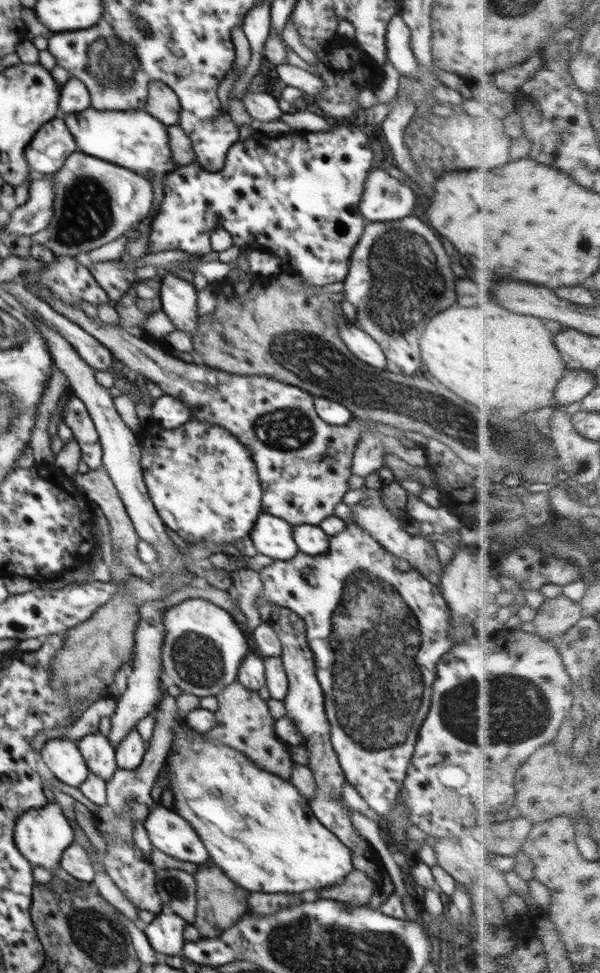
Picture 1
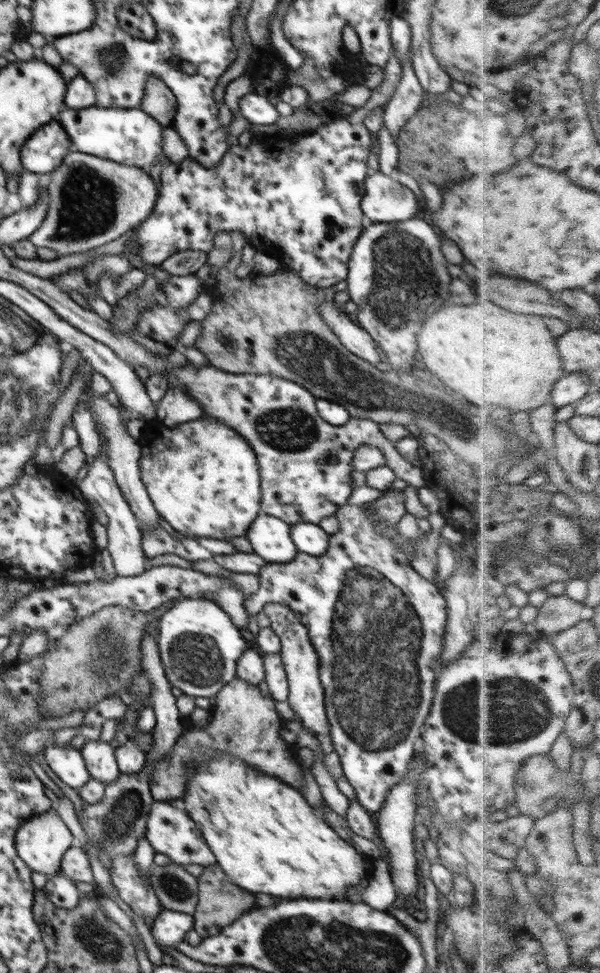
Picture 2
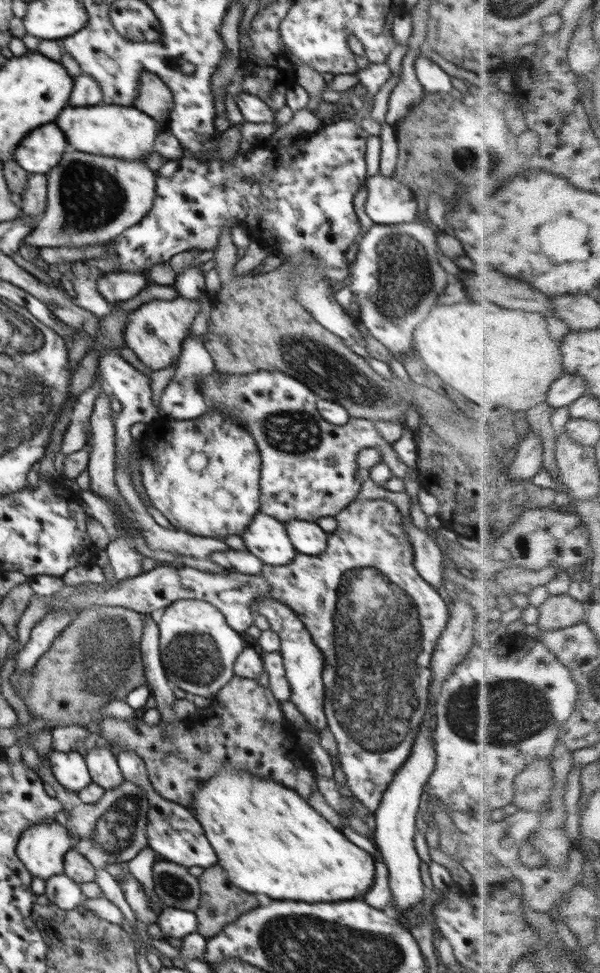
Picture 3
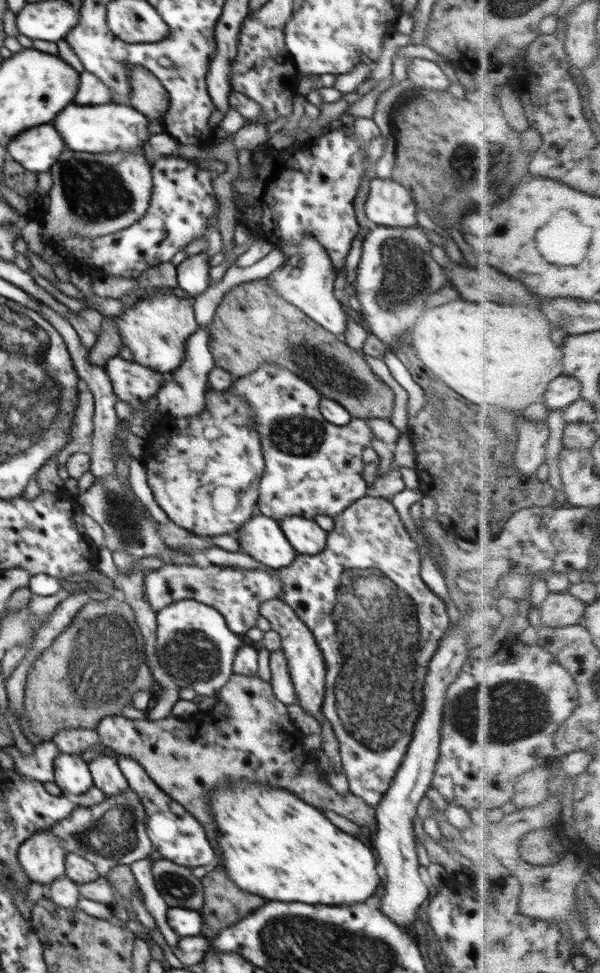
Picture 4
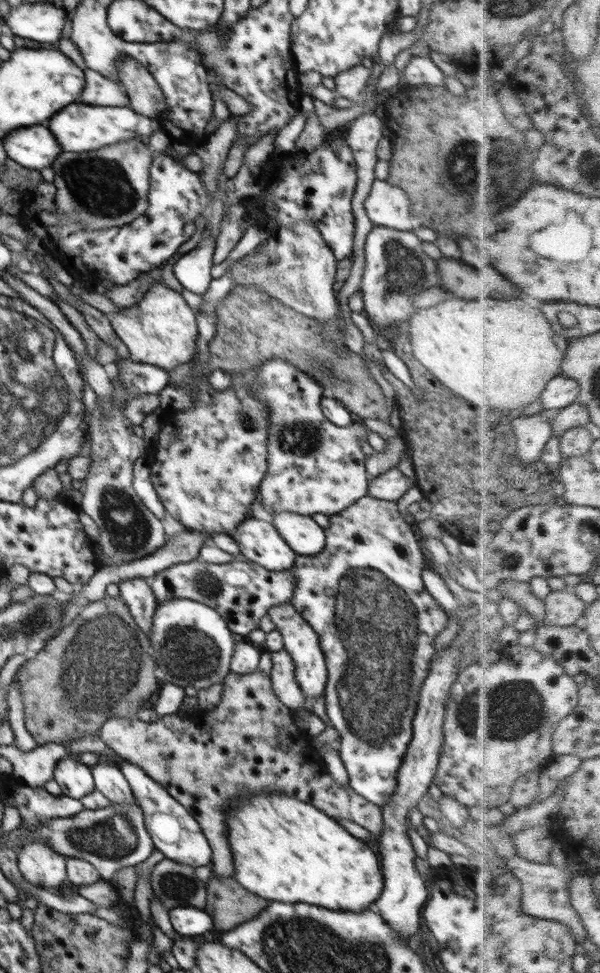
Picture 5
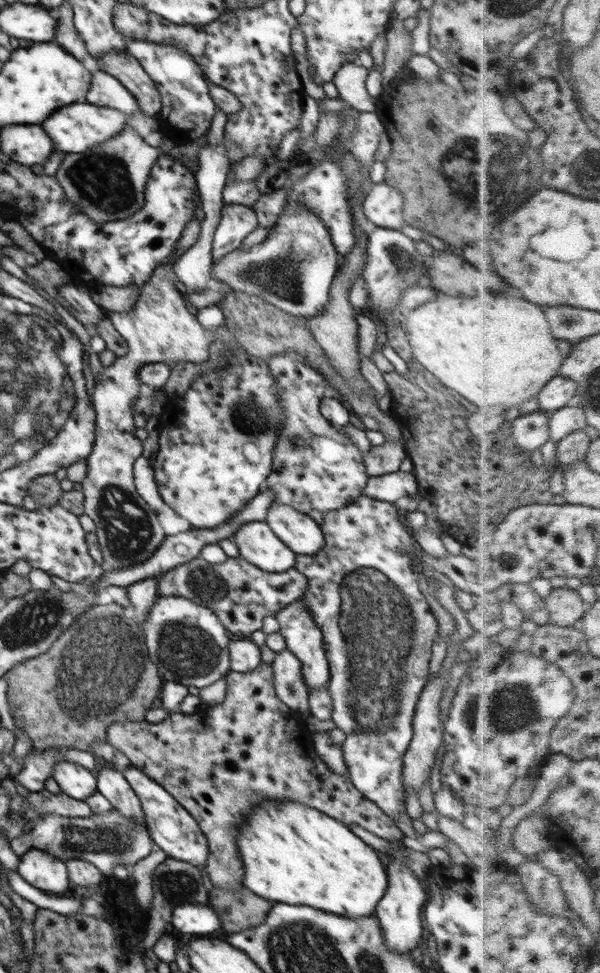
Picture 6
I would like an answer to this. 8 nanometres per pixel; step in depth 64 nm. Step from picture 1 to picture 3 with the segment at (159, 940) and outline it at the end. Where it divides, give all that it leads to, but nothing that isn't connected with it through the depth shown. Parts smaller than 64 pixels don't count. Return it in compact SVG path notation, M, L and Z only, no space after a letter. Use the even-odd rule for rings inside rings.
M163 906L162 913L156 923L162 932L162 938L166 941L168 938L183 939L198 930L198 918L194 912L172 907Z

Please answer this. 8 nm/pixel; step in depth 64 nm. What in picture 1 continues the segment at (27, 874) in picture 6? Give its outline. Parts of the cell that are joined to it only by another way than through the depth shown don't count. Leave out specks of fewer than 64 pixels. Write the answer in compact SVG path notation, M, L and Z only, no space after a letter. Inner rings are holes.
M50 803L41 808L32 808L24 812L17 819L13 834L14 844L22 856L30 861L33 868L44 867L53 872L60 866L60 859L64 850L75 840L74 829L64 816L61 806Z

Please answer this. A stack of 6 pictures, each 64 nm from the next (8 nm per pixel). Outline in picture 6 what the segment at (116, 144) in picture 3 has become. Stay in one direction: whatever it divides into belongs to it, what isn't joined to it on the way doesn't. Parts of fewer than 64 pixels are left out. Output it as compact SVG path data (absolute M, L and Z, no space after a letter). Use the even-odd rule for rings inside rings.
M82 102L63 106L62 110L54 112L54 116L50 114L50 118L46 118L42 122L42 126L44 126L44 131L50 135L50 139L54 142L58 152L76 153L94 148L94 146L106 142L108 138L114 138L116 134L120 134L126 126L129 126L130 119L128 114L120 110Z

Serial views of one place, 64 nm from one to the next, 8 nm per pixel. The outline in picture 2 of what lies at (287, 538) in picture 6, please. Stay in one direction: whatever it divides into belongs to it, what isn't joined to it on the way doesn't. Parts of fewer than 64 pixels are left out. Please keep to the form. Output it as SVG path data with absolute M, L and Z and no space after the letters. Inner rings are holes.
M296 522L290 525L292 541L298 552L310 556L320 556L329 548L329 534L318 524L312 522Z

